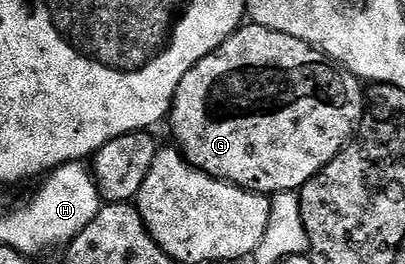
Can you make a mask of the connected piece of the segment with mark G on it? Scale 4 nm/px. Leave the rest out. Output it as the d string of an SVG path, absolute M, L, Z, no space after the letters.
M246 23L239 27L223 45L216 47L204 59L200 59L200 63L196 63L196 67L192 67L192 71L188 71L184 79L180 79L180 87L176 87L174 103L170 106L168 126L170 125L171 131L174 132L175 142L173 141L173 144L178 152L185 157L189 165L193 165L199 172L206 173L207 176L214 177L217 181L226 181L229 185L238 185L239 188L246 189L249 193L273 195L301 190L302 185L308 183L308 179L315 177L326 164L332 161L334 156L354 136L358 122L362 120L363 112L364 85L354 74L331 61L319 49L314 49L300 39L292 39L292 35L272 31L263 25Z

